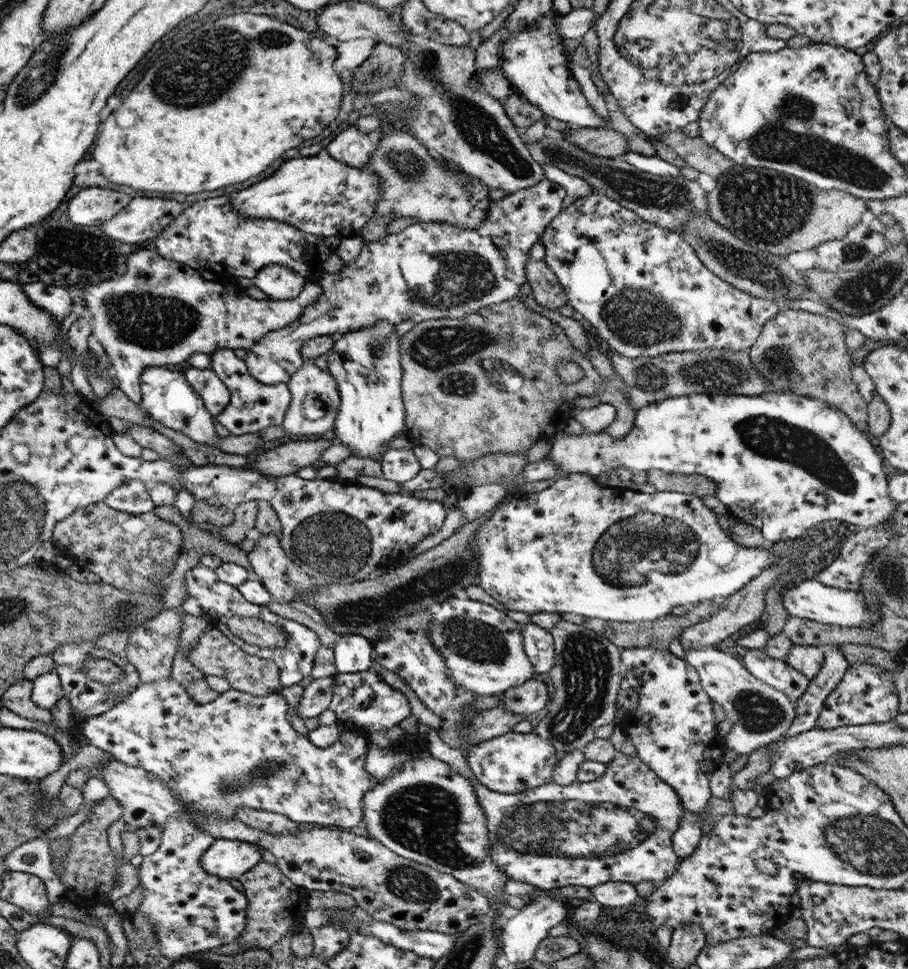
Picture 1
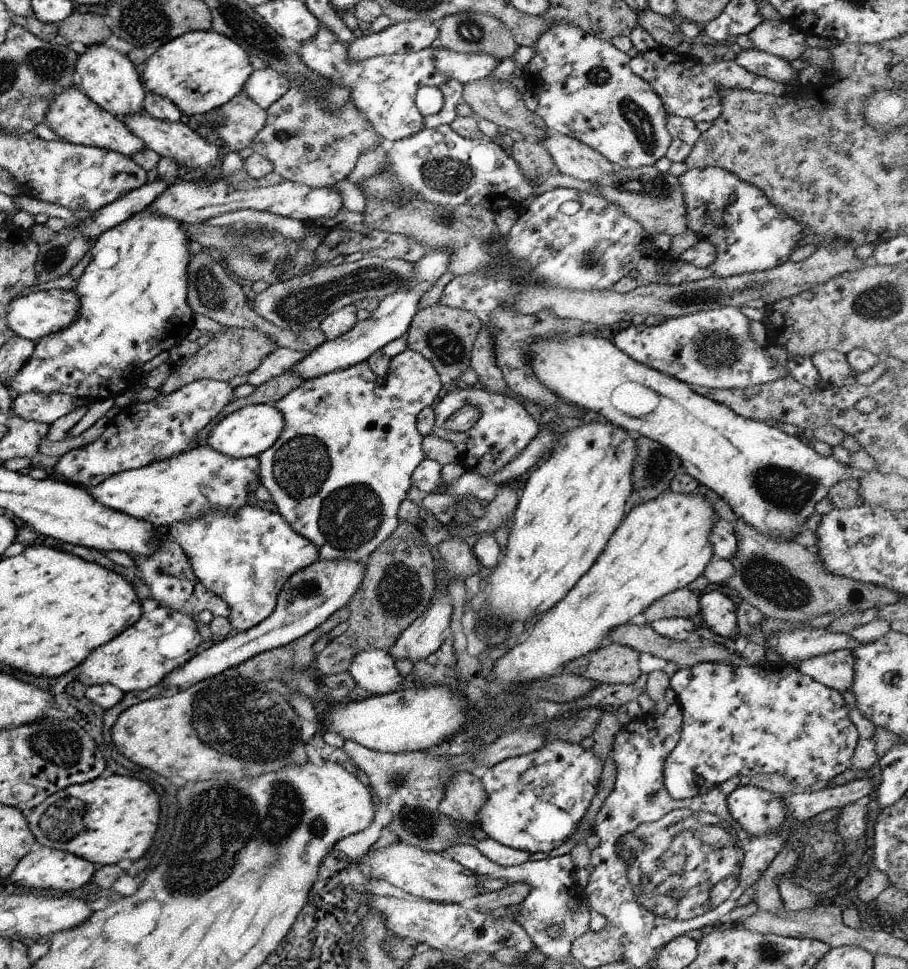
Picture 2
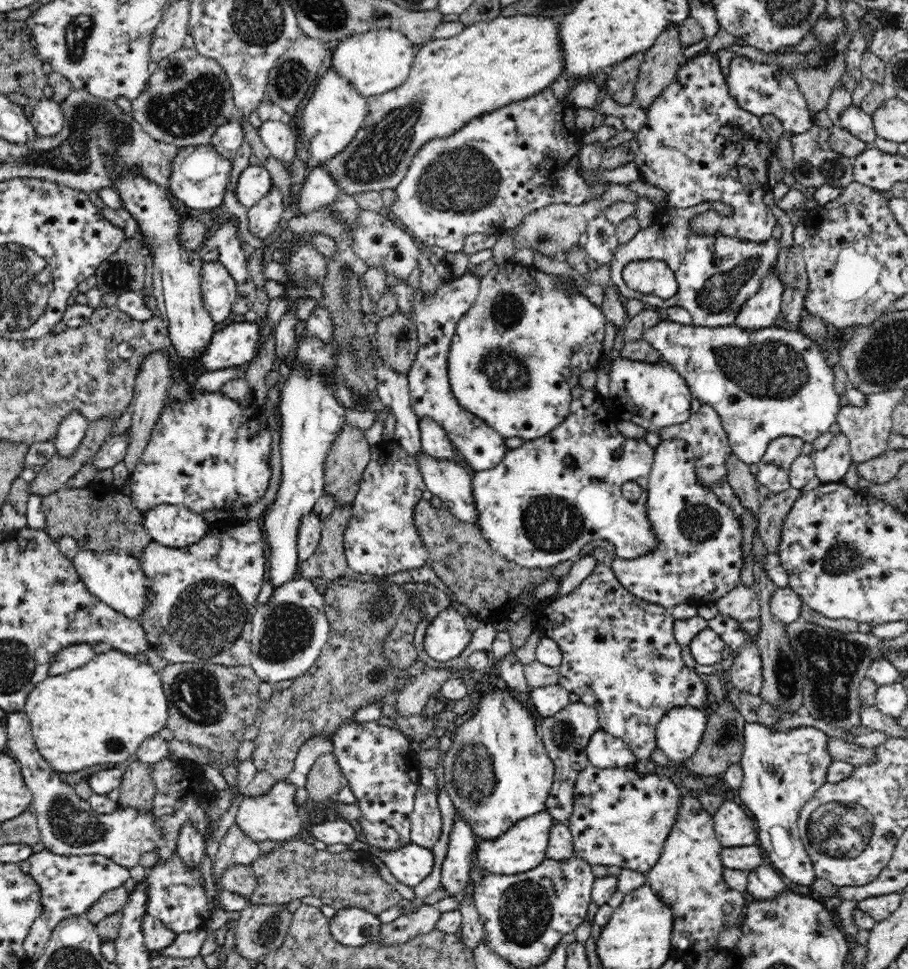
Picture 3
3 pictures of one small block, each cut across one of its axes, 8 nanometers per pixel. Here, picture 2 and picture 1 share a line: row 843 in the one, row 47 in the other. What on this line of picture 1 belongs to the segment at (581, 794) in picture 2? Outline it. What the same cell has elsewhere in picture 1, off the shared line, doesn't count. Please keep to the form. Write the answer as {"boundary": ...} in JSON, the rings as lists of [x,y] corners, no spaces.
{"boundary":[[[547,11],[533,25],[525,25],[523,29],[514,30],[515,33],[507,35],[499,45],[501,74],[509,82],[513,92],[525,98],[532,106],[539,108],[542,114],[569,126],[607,129],[607,123],[599,119],[589,108],[577,81],[569,73],[567,67],[569,57],[563,51],[561,43],[564,38],[557,33],[555,23],[561,16],[559,11]]]}

